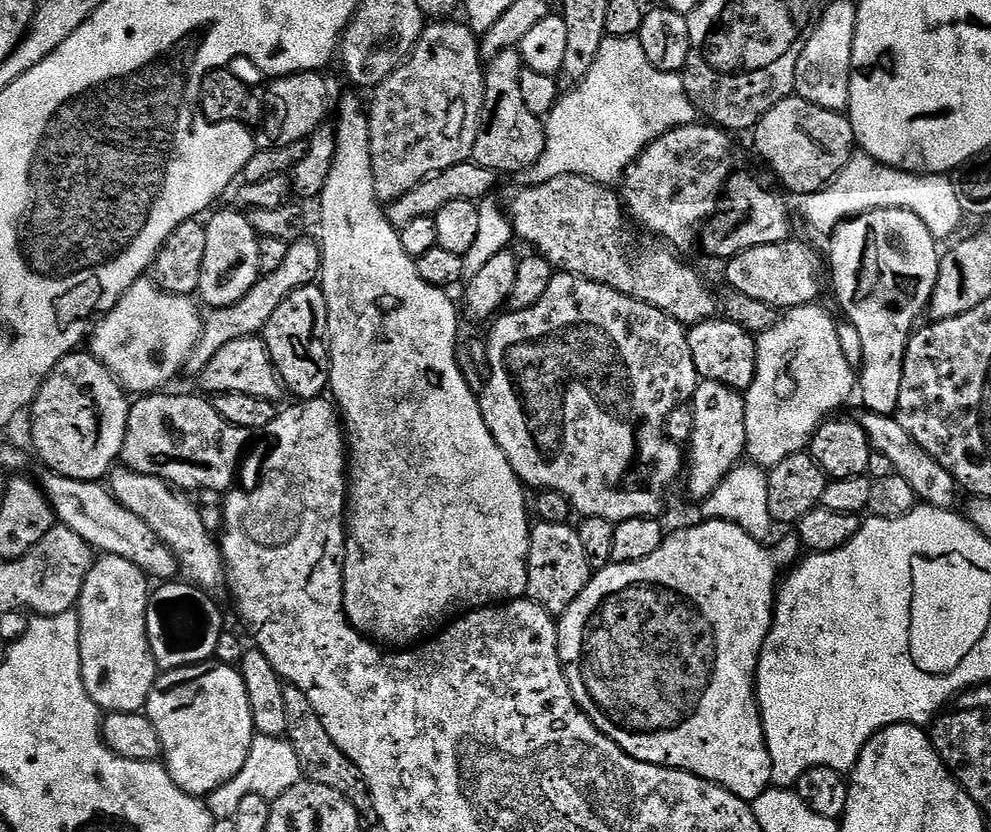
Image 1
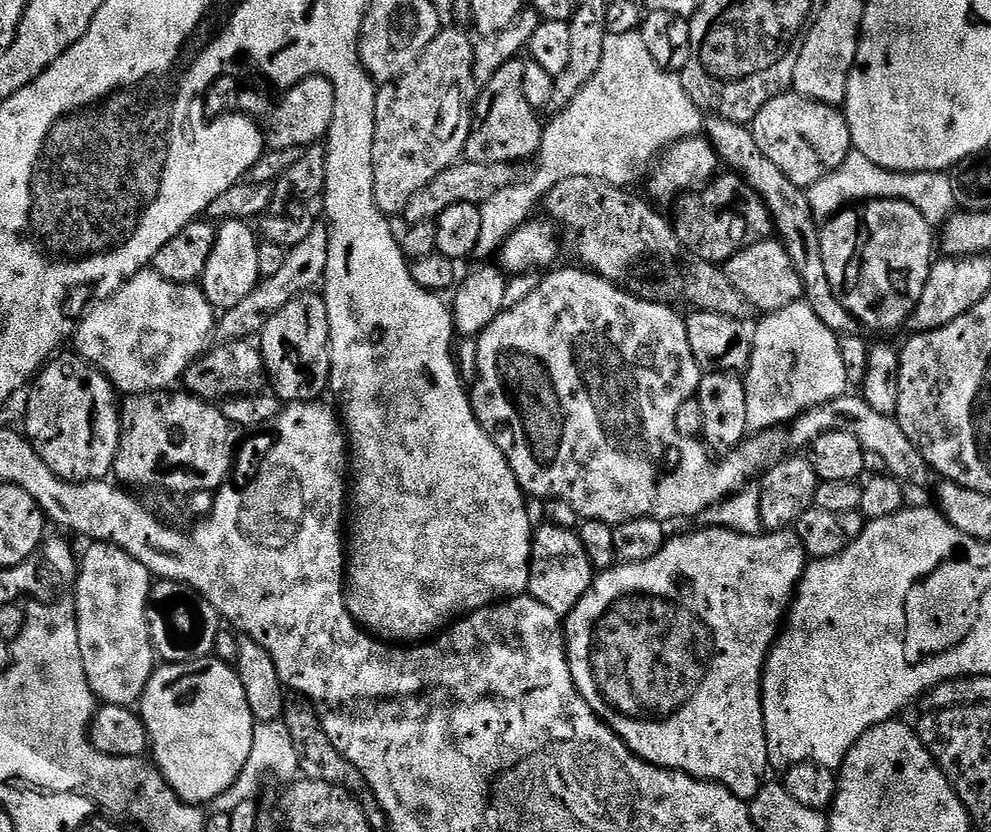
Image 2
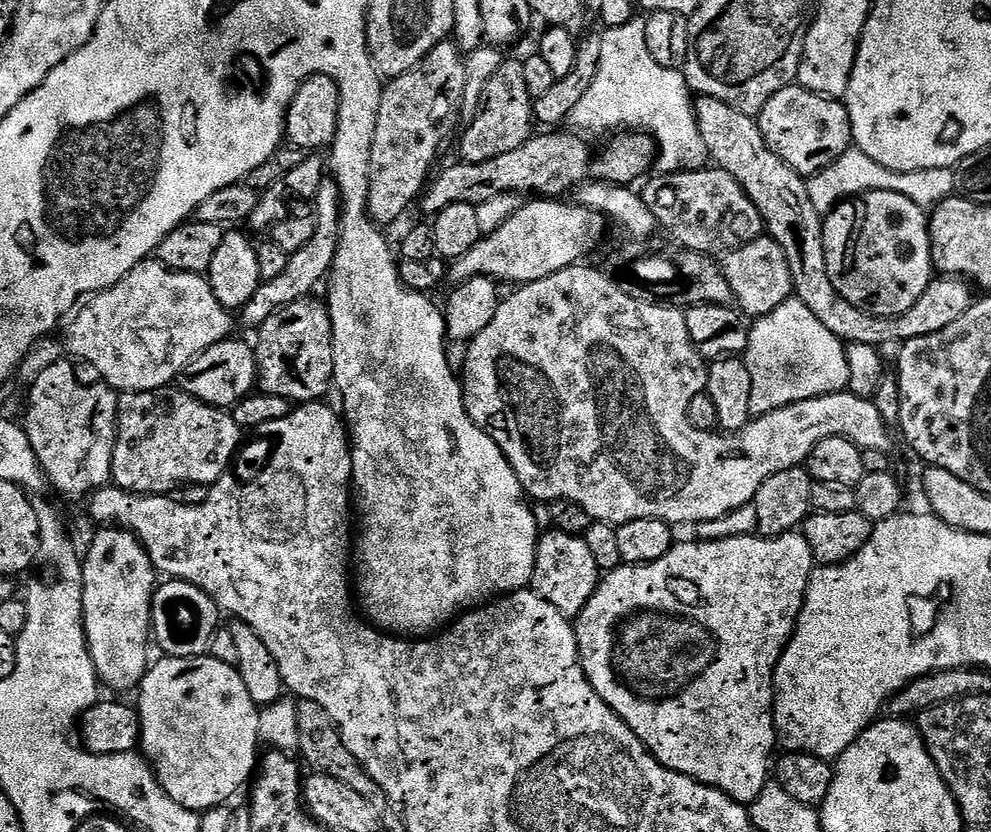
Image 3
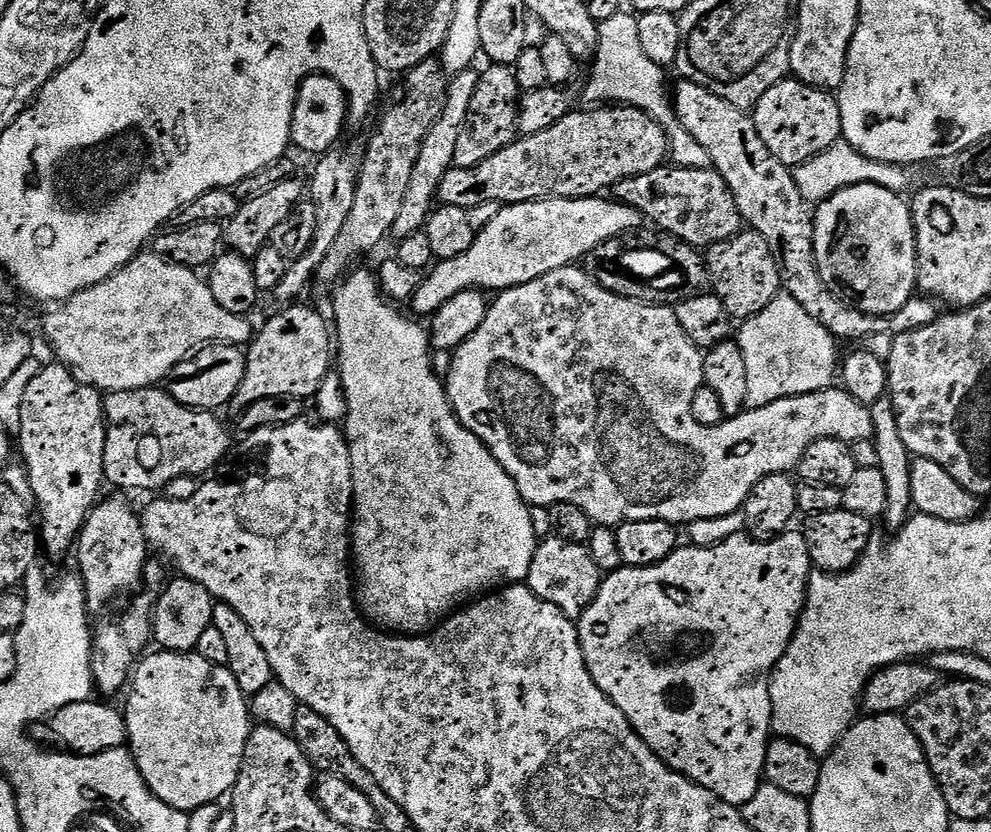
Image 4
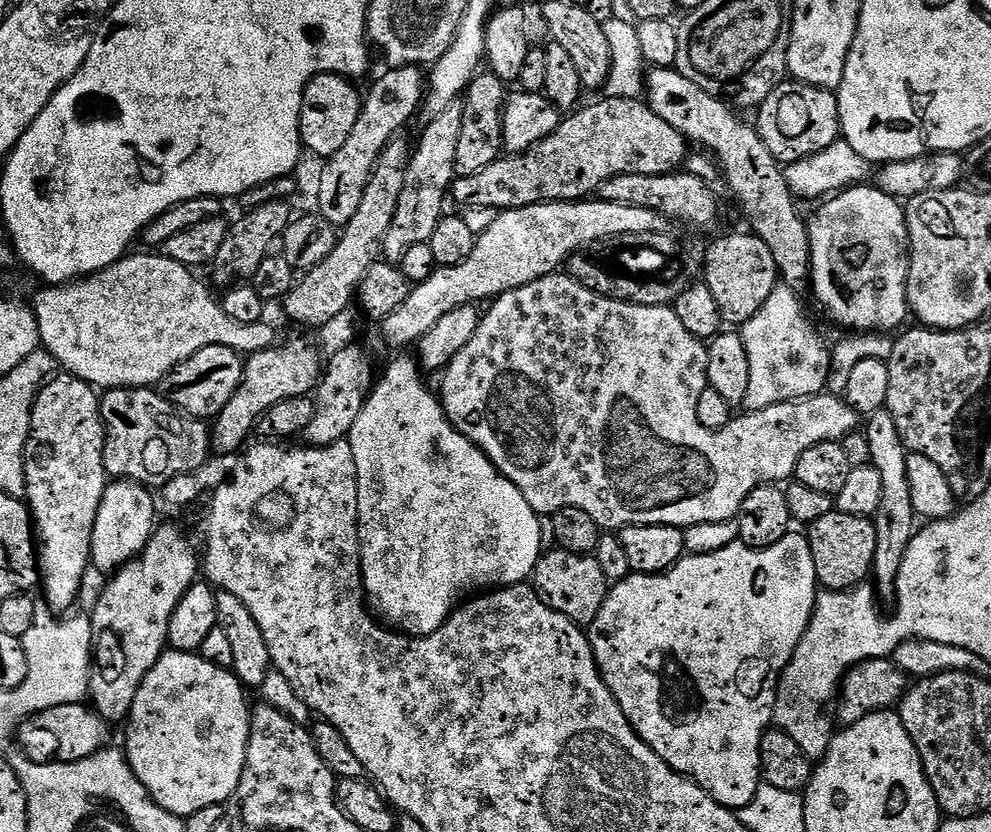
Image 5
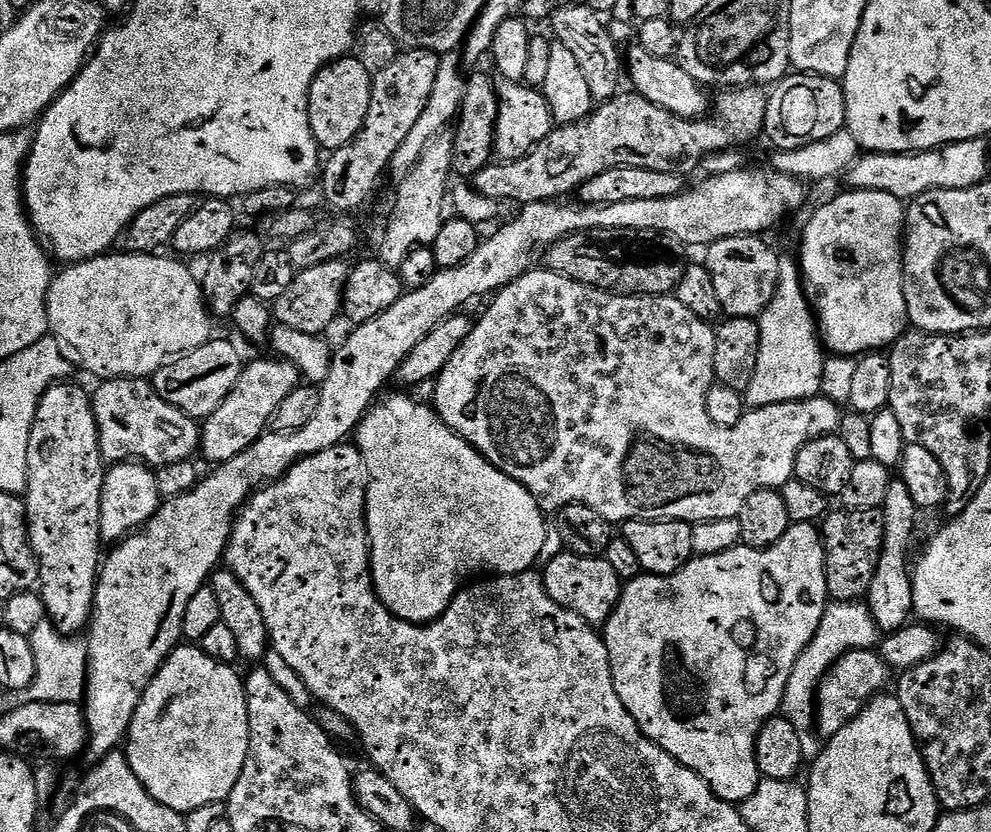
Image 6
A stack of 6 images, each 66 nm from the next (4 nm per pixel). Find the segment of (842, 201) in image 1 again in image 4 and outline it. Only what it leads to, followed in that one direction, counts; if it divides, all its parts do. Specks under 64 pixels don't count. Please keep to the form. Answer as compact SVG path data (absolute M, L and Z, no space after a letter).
M846 142L830 146L830 150L810 158L804 164L795 165L794 168L798 190L810 206L819 206L823 200L828 200L834 194L838 194L838 190L859 184L877 184L883 188L889 188L892 192L907 193L908 176L904 172L907 171L895 164L883 164L866 158L857 148Z

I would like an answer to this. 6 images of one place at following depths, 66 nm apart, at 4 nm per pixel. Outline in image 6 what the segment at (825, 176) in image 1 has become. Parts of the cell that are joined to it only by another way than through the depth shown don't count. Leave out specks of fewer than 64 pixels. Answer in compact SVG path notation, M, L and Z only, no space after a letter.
M789 74L771 89L766 106L766 122L763 135L773 145L773 149L785 152L822 142L830 134L845 131L846 98L844 85L839 79L830 76L811 74Z

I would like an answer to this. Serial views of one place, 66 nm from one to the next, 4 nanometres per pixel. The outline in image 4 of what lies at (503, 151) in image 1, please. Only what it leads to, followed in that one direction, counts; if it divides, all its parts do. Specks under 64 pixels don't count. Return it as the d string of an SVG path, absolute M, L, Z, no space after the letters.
M492 64L480 72L480 81L474 92L474 102L470 102L470 114L462 138L454 154L454 165L458 168L473 168L478 162L486 162L506 146L510 146L518 136L518 114L520 113L520 87L515 71L506 64Z

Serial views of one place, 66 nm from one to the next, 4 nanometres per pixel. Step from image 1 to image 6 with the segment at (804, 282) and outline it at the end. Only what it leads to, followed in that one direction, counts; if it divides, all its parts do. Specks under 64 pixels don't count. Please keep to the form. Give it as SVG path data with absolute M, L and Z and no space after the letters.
M759 235L727 236L707 245L708 252L702 257L710 279L718 293L721 313L731 318L759 318L774 298L780 277L781 257Z

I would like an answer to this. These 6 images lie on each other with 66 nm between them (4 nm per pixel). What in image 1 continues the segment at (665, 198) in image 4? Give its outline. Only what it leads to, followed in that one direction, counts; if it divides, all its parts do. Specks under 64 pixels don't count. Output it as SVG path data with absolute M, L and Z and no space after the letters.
M737 170L724 187L716 213L702 229L702 248L704 244L710 255L727 262L746 250L754 250L754 246L781 244L792 235L792 216L788 213L787 202L770 189L763 188L754 177Z

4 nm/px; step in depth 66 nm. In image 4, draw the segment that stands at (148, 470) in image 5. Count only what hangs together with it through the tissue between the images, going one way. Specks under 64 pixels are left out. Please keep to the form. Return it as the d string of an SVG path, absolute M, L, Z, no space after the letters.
M153 386L151 388L139 388L138 390L122 390L121 392L109 392L107 395L104 396L104 423L107 424L108 429L106 430L106 450L104 451L104 479L107 481L109 485L113 484L116 488L137 488L140 492L152 492L155 490L155 488L158 488L158 490L164 490L168 484L174 482L175 479L182 478L183 476L193 476L197 478L204 478L209 475L208 472L211 470L212 467L215 466L215 464L220 464L224 460L224 455L228 452L228 432L226 429L224 429L224 424L222 421L219 420L217 413L212 410L201 410L198 408L187 408L186 406L182 406L180 403L178 403L177 400L171 396L167 390L165 390L163 387L160 386Z

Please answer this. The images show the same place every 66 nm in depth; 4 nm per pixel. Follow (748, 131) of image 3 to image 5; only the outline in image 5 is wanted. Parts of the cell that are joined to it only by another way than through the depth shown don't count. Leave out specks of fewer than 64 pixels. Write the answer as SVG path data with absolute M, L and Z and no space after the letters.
M675 67L652 68L647 73L646 102L654 114L662 118L662 122L670 122L670 126L674 126L674 130L683 134L687 141L709 148L704 150L718 161L722 176L728 179L729 186L740 199L752 223L751 231L762 238L762 242L766 242L770 249L783 285L792 288L797 294L807 293L812 278L812 251L808 237L810 224L807 219L800 217L796 209L798 200L786 182L784 168L774 158L774 154L770 154L770 149L766 147L766 142L762 142L755 127L749 121L747 124L739 120L735 116L737 113L717 93L702 90L702 86L690 82L690 78L676 71Z

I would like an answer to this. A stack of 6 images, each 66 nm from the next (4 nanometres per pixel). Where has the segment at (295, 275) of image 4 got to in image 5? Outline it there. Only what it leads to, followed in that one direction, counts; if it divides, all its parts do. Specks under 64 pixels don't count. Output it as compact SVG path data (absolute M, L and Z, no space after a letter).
M392 66L387 69L366 92L362 107L358 114L358 122L354 122L354 130L346 146L338 150L338 154L327 157L324 169L320 172L320 189L316 192L316 200L320 203L319 215L332 224L343 226L358 214L358 206L362 206L362 194L366 190L366 182L370 182L370 174L388 143L397 139L400 132L420 112L426 95L426 76L416 66Z

